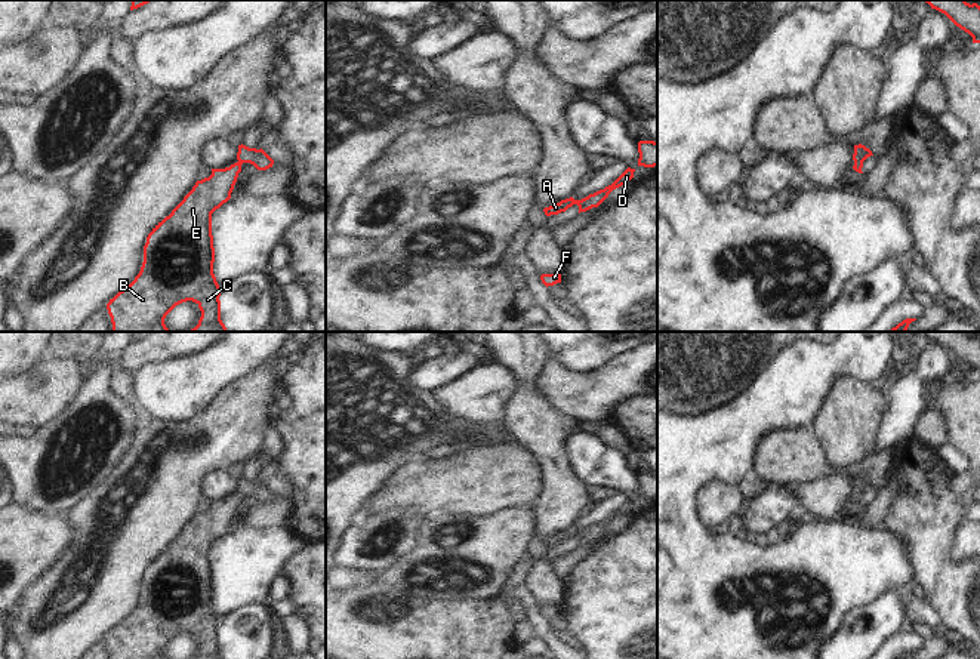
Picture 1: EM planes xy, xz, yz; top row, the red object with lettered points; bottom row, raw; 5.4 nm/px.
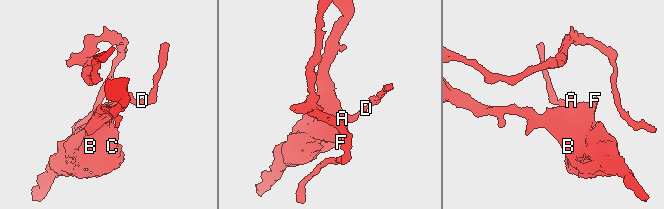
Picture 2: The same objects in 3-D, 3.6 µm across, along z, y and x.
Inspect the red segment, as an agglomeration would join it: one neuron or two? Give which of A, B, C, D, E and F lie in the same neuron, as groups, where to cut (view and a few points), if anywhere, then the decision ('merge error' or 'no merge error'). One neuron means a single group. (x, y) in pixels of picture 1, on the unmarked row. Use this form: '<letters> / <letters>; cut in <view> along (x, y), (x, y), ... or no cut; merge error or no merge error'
A B C D E F; no cut; no merge error

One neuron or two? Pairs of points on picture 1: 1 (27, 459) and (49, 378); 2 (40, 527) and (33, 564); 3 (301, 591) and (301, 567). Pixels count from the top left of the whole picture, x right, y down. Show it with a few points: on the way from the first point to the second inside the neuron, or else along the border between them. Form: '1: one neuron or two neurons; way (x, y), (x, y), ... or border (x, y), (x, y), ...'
1: two neurons; border (68, 406), (39, 427)
2: one neuron; way (37, 536), (33, 541), (33, 556)
3: one neuron; way (301, 585), (301, 573)

